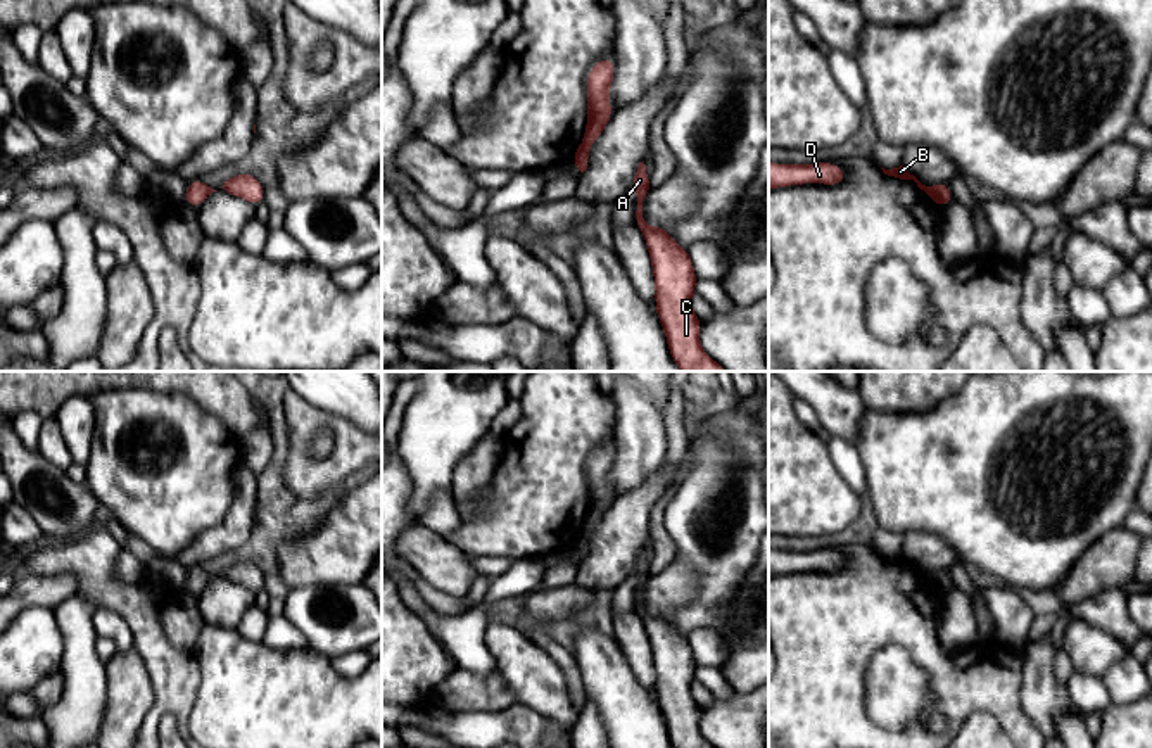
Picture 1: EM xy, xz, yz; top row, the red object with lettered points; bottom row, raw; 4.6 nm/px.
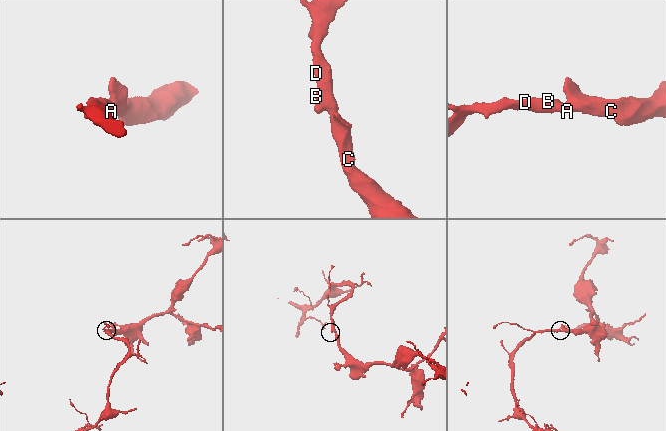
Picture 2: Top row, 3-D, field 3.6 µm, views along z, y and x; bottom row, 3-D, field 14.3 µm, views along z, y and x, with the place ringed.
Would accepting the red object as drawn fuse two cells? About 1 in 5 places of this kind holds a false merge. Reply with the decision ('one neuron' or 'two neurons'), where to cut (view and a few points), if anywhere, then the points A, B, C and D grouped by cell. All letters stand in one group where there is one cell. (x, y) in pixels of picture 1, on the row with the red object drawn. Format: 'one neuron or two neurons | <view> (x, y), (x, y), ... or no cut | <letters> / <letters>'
one neuron | no cut | A B C D

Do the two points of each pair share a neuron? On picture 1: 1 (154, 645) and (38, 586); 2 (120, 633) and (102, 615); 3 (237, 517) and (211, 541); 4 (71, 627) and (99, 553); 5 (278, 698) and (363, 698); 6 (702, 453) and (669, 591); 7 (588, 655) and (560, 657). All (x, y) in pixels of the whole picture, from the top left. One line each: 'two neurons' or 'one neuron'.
1: two neurons
2: one neuron
3: one neuron
4: two neurons
5: one neuron
6: two neurons
7: two neurons

